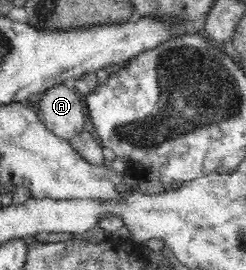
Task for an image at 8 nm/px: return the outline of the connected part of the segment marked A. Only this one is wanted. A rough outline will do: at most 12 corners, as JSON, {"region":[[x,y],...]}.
{"region":[[51,86],[35,106],[47,128],[67,140],[85,123],[83,96]]}

